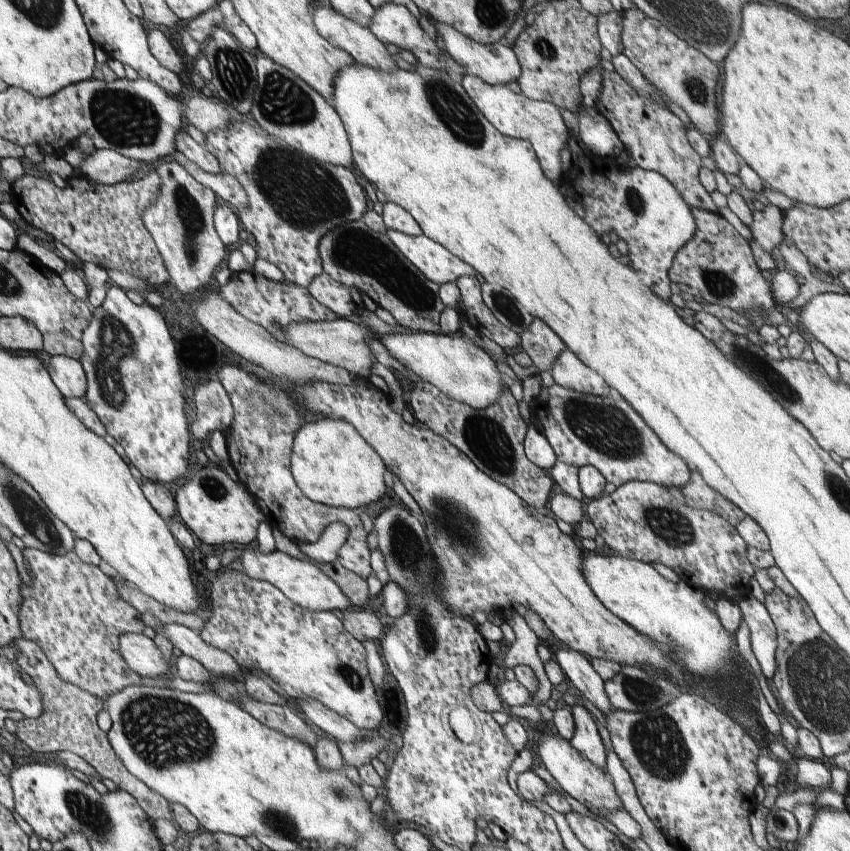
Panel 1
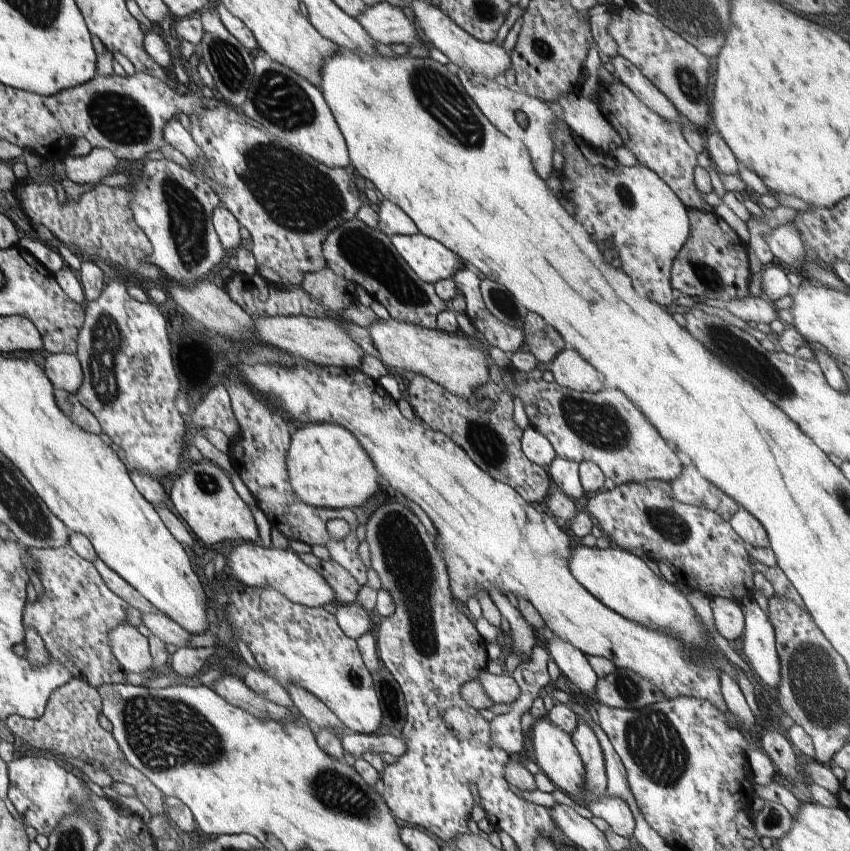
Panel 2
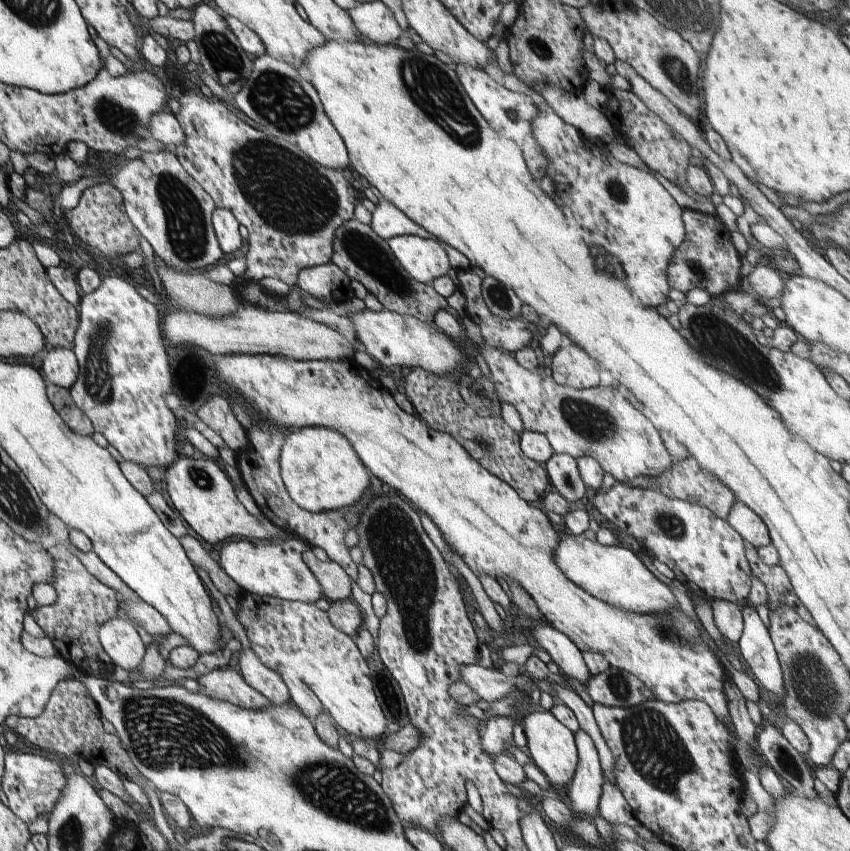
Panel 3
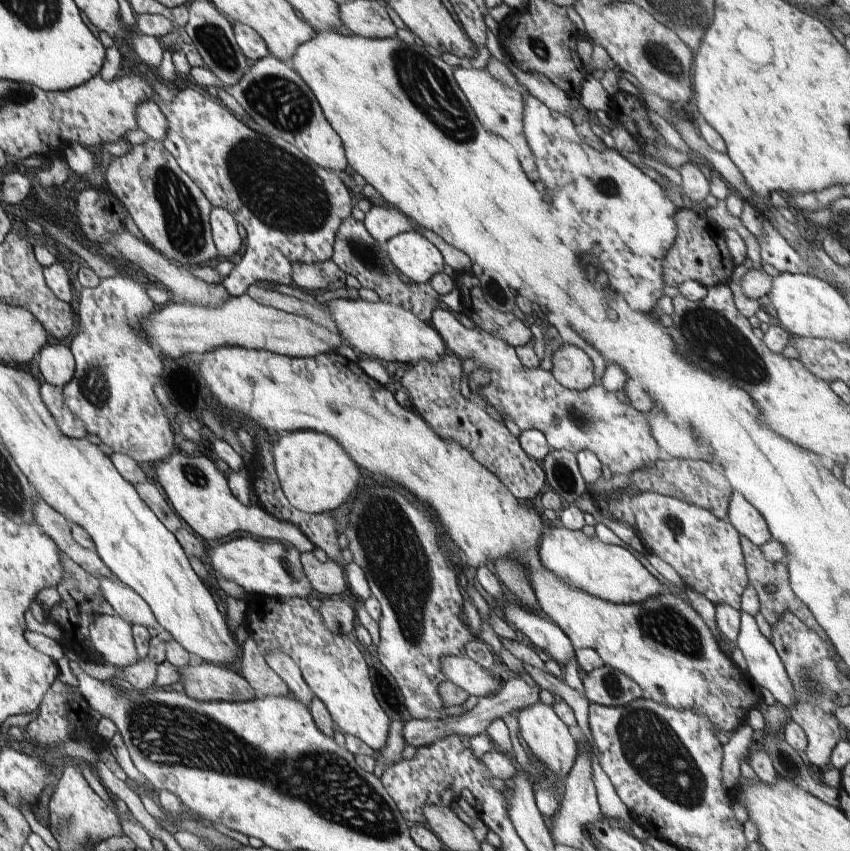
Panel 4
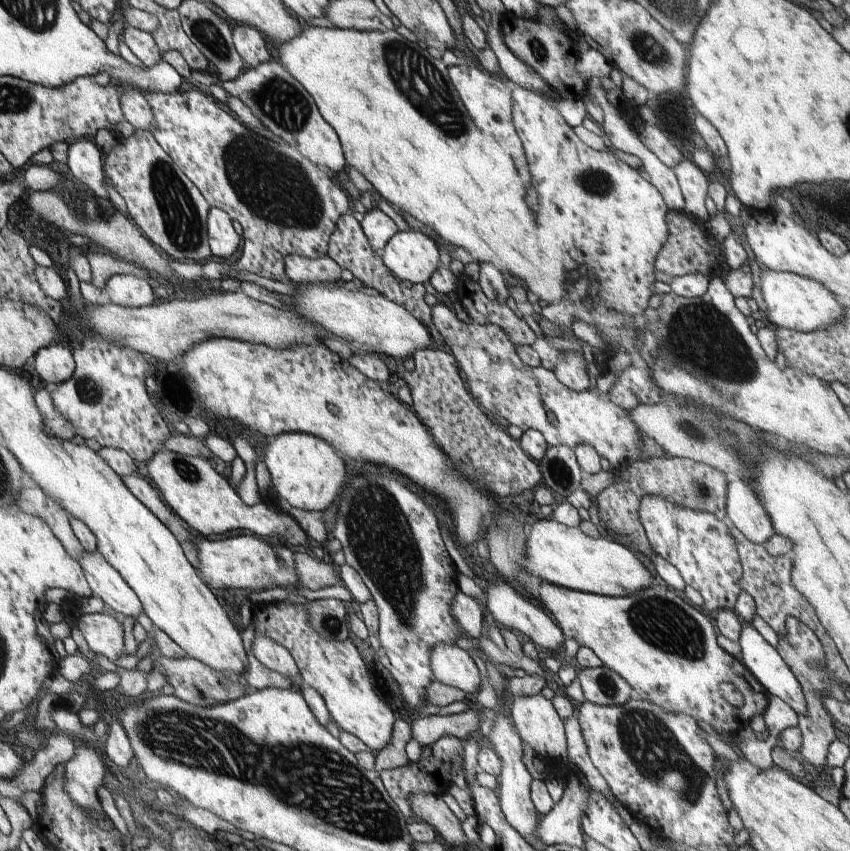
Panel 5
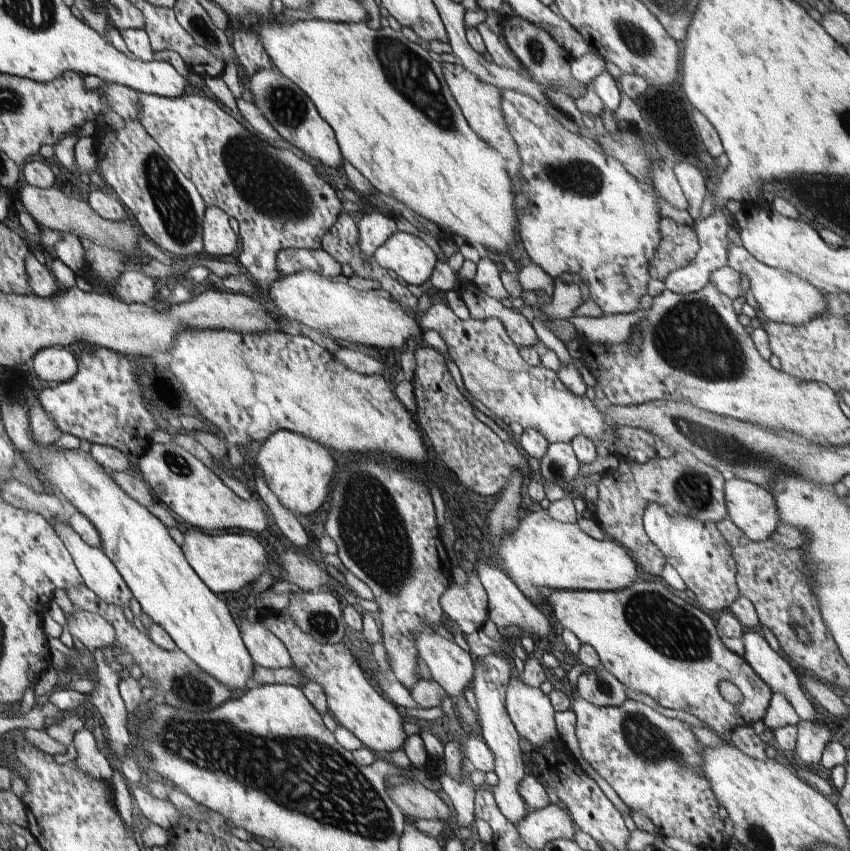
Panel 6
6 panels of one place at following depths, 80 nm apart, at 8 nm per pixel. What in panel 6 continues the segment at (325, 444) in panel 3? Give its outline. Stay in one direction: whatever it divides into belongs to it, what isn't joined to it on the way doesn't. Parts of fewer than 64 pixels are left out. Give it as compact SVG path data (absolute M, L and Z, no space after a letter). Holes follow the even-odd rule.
M277 430L255 449L257 468L262 470L270 490L288 510L314 514L328 500L336 472L328 447L301 434Z

